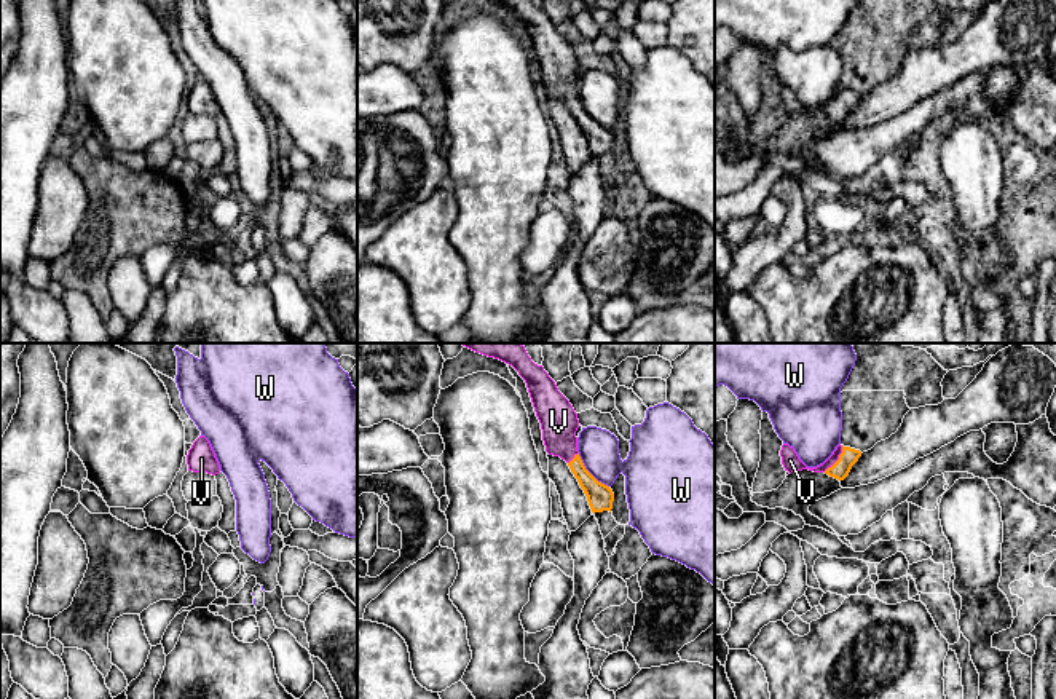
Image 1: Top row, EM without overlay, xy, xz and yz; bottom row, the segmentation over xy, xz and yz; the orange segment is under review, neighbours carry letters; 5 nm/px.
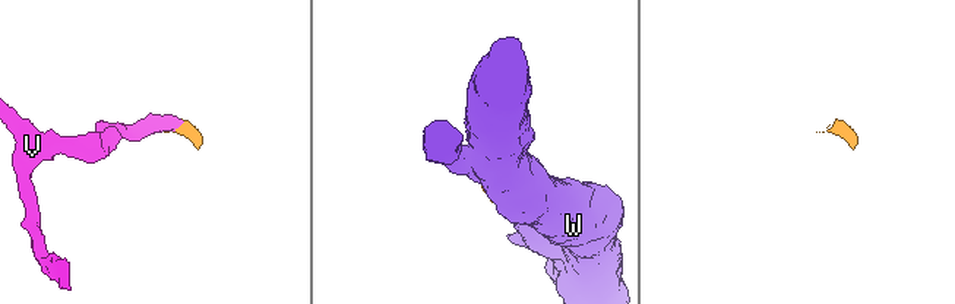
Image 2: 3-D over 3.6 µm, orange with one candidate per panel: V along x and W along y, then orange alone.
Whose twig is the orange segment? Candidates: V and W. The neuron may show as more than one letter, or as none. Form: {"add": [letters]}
{"add": ["V"]}

